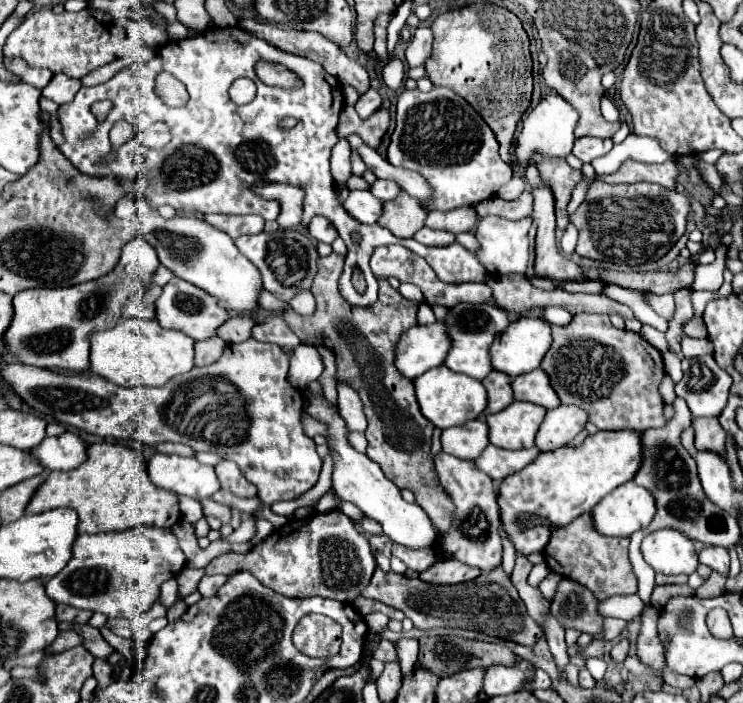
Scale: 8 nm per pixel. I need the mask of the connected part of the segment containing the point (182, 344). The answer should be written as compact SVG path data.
M120 319L116 327L92 333L90 343L90 369L122 387L160 387L194 367L194 339L182 331L164 329L154 319Z

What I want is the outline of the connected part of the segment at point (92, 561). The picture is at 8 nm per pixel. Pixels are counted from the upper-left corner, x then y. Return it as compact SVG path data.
M136 525L124 531L108 531L98 535L78 535L74 543L74 555L68 561L66 569L48 579L46 593L56 603L72 605L76 609L90 609L104 613L106 617L134 617L148 613L154 601L160 595L160 585L172 577L176 577L186 563L182 549L178 547L178 539L170 529L152 527L152 525Z

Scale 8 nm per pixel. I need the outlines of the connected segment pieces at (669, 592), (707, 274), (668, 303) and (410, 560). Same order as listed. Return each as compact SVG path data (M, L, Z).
M662 585L662 587L654 587L652 605L656 609L662 609L662 605L666 605L668 599L676 597L676 595L694 595L694 589L690 589L688 585Z
M719 242L717 246L717 257L710 265L698 265L696 269L696 281L692 289L696 291L718 291L722 287L722 273L726 269L726 248Z
M642 291L646 295L646 301L650 303L650 307L660 315L664 317L666 321L670 321L674 317L674 297L670 293L664 293L664 295L656 295L656 293L650 293L650 291Z
M392 545L392 555L398 557L408 569L414 569L418 573L434 563L432 549L402 549L402 545Z

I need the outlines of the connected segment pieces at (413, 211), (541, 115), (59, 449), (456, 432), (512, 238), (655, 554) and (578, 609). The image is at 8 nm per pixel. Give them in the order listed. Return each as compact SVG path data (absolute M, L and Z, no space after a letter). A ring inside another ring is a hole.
M400 193L394 201L384 203L384 213L380 217L380 225L390 229L396 237L412 237L418 229L424 227L428 211L420 205L418 199L408 193Z
M550 93L546 95L526 117L522 123L522 133L518 137L518 147L516 147L516 159L520 165L528 165L530 163L530 155L534 149L552 155L552 157L566 157L572 151L575 136L574 129L578 121L578 111L560 95ZM536 131L546 131L546 135L540 133L540 137L536 139Z
M72 431L60 437L46 437L32 453L50 471L68 471L86 461L86 443Z
M484 419L442 431L442 449L462 459L476 459L488 445L488 425Z
M484 217L478 221L476 237L480 241L480 251L476 253L482 265L490 275L510 275L520 273L524 275L530 261L530 241L528 241L528 229L532 226L531 218L524 218L517 221L508 221L502 217Z
M672 527L646 535L642 541L642 557L656 573L664 575L690 575L700 565L692 539Z
M562 579L558 583L554 601L552 601L552 613L558 615L562 625L580 629L584 633L596 635L602 631L604 617L598 613L600 601L592 595L590 589L584 585L578 585L576 581Z

